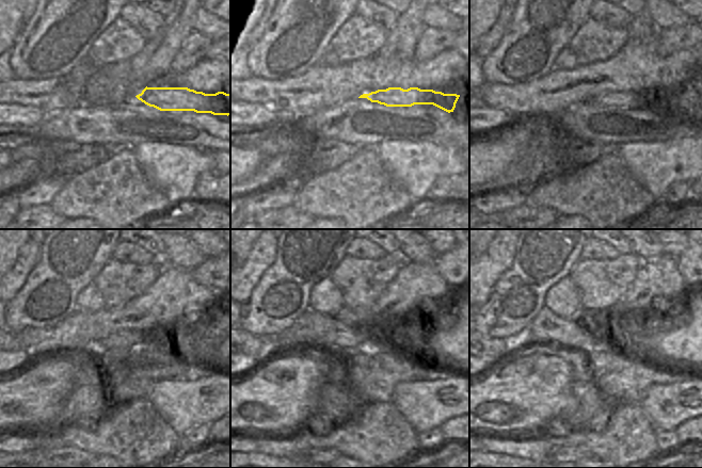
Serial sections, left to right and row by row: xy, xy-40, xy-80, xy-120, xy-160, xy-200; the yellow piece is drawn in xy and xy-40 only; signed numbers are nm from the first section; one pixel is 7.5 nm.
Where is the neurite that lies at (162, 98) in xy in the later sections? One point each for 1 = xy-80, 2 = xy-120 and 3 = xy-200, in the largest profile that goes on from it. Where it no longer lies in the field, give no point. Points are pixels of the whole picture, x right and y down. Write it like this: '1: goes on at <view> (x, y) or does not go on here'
1: goes on at xy-80 (652, 96)
2: goes on at xy-120 (124, 339)
3: goes on at xy-200 (546, 328)

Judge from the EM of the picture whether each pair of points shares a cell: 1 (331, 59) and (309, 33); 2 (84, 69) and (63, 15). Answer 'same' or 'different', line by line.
1: different
2: different

